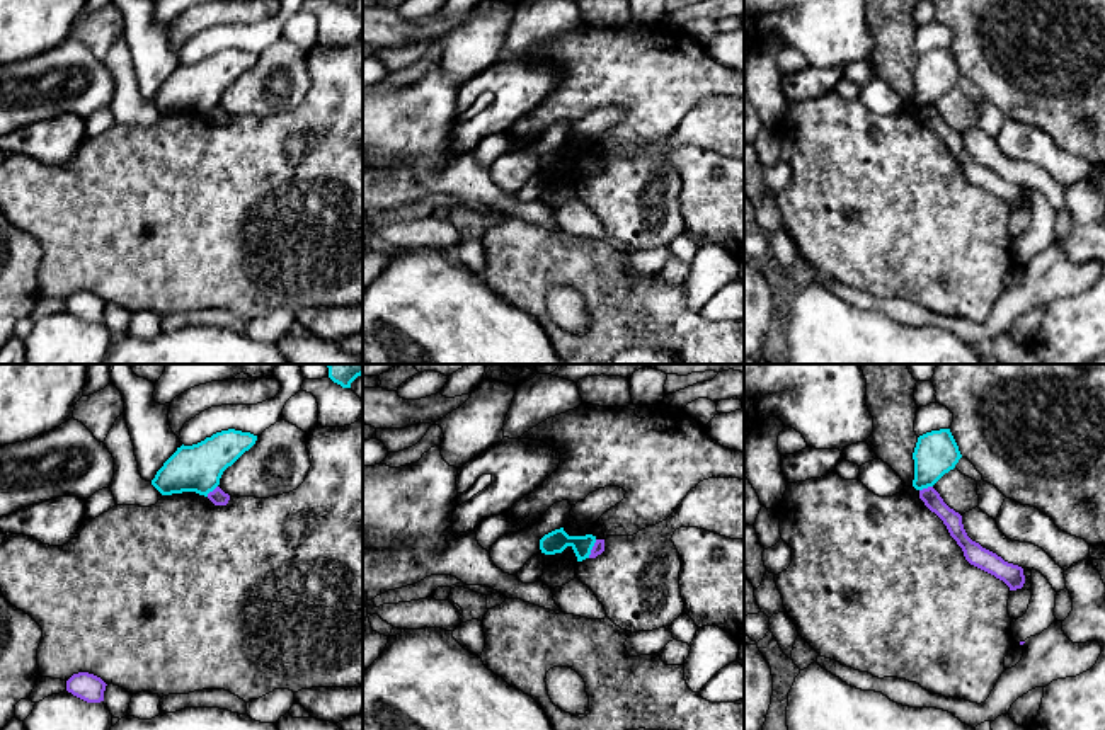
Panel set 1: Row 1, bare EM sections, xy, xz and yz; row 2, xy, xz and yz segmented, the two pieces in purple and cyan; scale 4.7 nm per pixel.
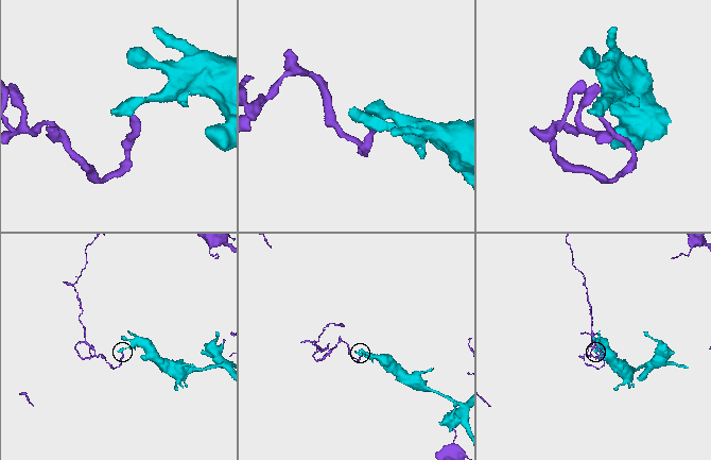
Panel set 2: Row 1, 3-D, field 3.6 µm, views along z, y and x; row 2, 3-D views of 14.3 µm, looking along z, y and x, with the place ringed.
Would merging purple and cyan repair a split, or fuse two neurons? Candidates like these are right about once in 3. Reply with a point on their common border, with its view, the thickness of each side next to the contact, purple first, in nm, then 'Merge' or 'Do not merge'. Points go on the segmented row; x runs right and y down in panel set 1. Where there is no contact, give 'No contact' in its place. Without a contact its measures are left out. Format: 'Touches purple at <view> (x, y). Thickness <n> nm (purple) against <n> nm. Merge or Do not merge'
Touches purple at xz (593, 548). Thickness 60 nm (purple) against 110 nm. Do not merge

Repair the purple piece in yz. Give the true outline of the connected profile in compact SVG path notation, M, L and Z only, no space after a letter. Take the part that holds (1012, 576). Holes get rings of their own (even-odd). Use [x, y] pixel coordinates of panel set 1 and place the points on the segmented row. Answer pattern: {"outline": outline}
{"outline": "M933 487L919 490L919 499L931 512L935 512L943 521L950 536L962 548L965 560L970 565L1003 580L1010 587L1010 590L1023 587L1025 584L1023 568L1005 562L996 553L972 541L964 529L962 516L953 509L950 509Z"}

